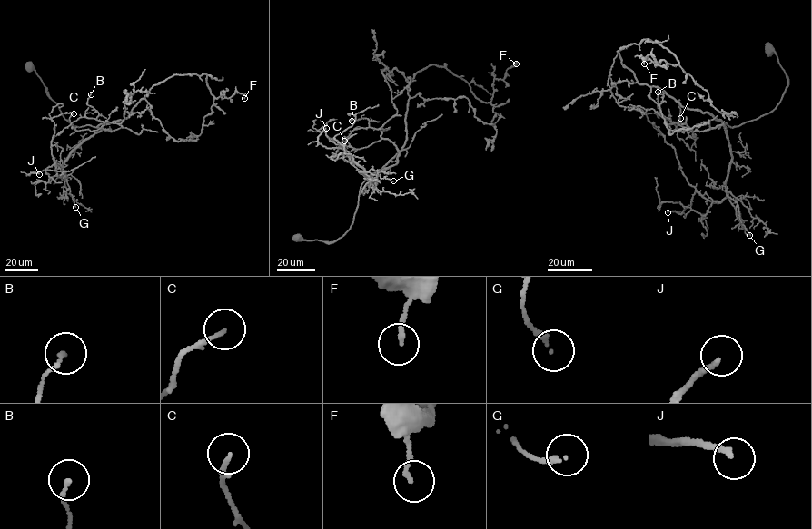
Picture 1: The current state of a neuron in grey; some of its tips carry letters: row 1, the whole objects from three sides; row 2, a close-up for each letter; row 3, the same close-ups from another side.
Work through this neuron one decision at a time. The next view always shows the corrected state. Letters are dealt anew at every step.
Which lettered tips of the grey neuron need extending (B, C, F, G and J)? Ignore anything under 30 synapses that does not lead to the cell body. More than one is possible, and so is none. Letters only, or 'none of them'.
J

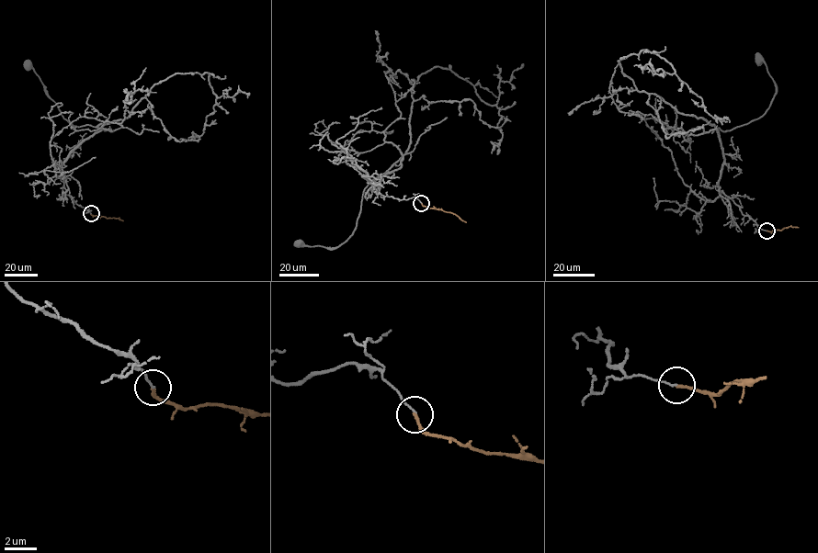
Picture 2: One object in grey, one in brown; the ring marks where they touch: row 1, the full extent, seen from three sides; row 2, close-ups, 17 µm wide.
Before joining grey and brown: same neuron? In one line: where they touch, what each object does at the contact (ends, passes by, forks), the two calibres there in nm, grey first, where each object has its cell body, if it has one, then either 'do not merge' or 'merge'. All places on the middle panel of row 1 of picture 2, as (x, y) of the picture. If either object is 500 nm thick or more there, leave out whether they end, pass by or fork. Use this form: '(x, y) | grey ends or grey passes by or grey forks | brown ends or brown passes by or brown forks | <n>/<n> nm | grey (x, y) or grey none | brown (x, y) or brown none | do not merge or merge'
(421, 203) | grey ends | brown ends | 100/180 nm | grey (299, 243) | brown none | do not merge

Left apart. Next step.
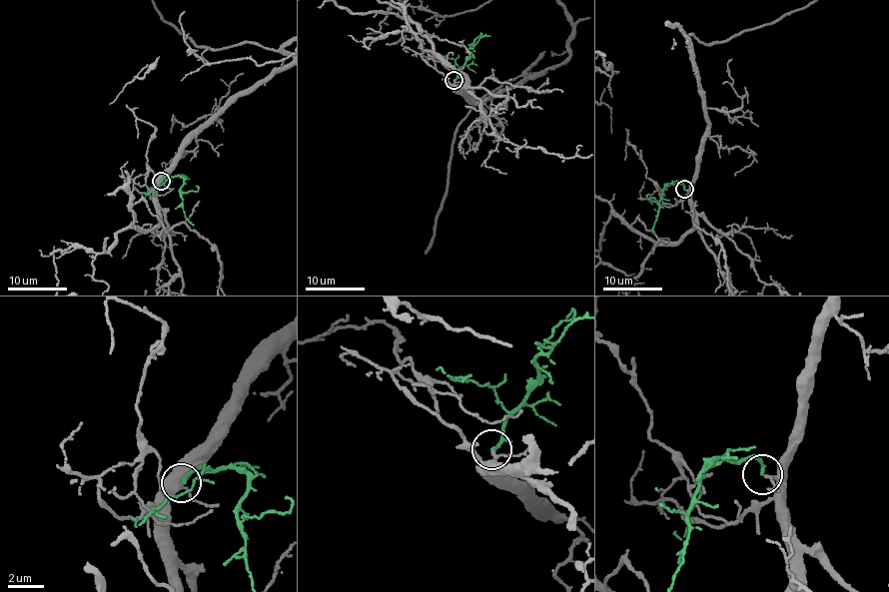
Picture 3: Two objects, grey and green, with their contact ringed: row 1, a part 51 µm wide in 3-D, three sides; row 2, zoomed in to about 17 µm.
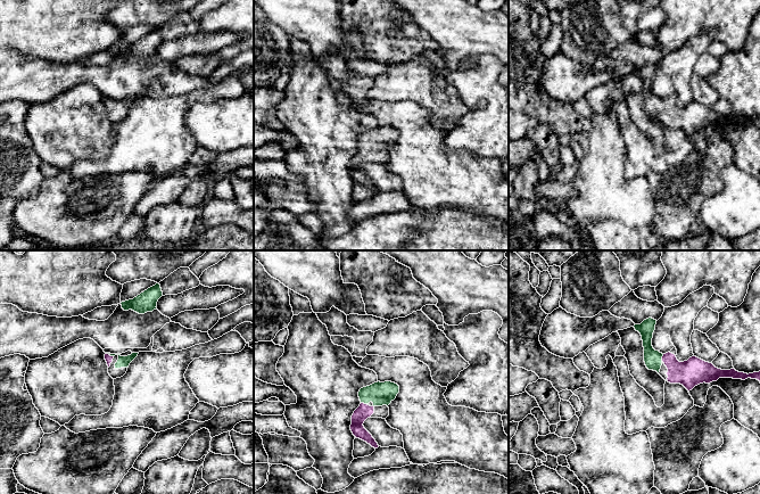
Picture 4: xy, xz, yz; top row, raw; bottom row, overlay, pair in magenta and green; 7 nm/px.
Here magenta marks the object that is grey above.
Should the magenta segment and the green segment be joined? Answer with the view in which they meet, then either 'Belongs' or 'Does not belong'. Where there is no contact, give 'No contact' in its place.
Touches magenta in yz. Belongs

